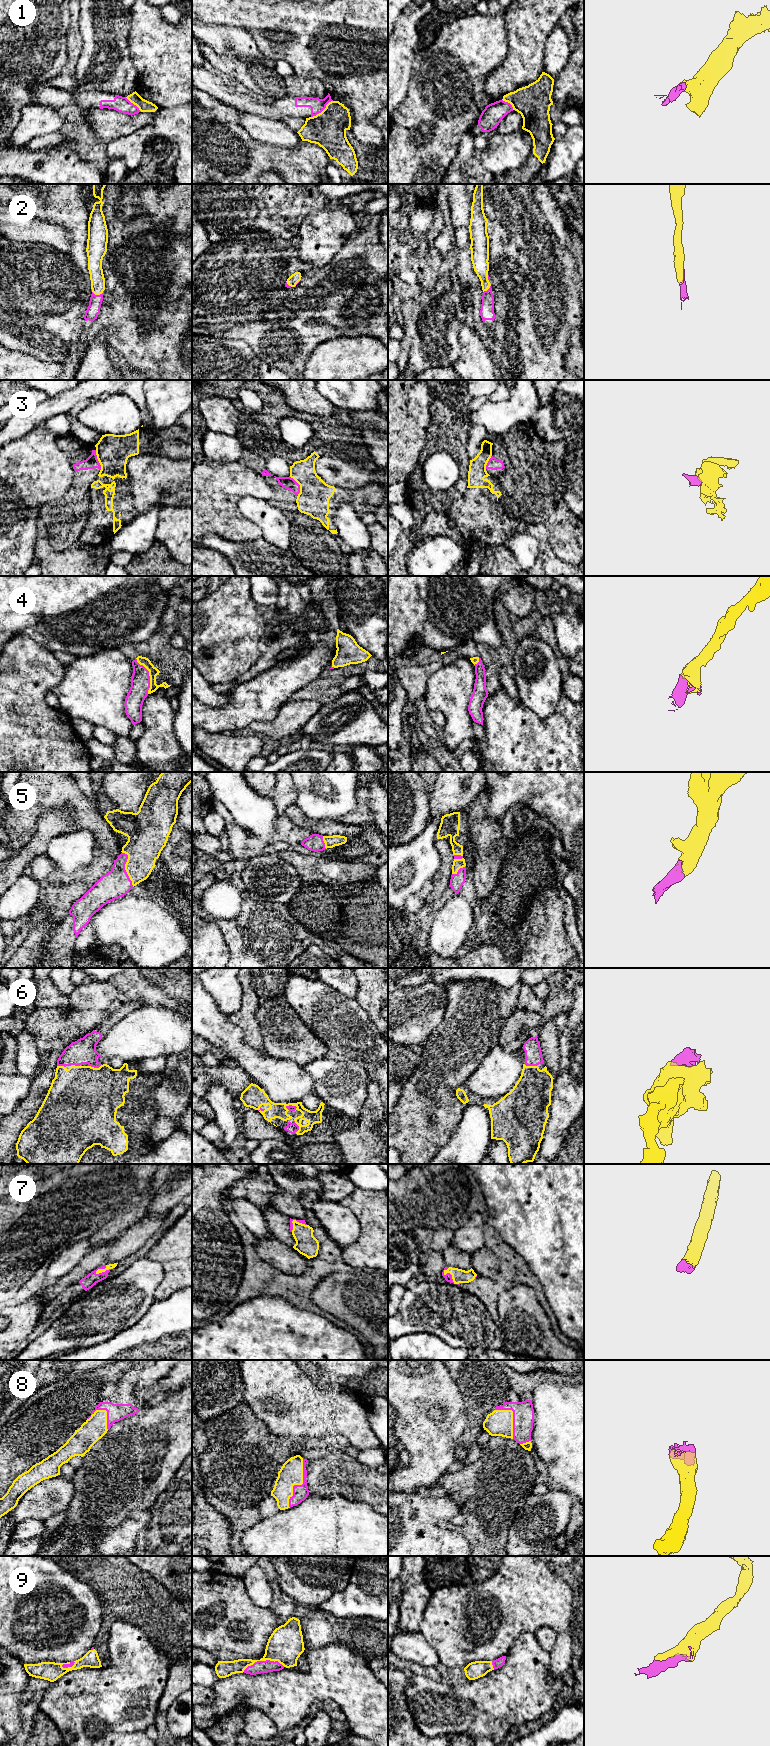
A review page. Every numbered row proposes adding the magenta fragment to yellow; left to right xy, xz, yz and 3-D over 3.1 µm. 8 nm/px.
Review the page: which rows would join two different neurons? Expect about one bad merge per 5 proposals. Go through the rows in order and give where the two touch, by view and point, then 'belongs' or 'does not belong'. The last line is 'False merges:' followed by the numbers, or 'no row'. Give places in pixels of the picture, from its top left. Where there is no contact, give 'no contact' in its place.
1: xz (323, 110) | does not belong
2: xy (98, 294) | belongs
3: xy (98, 460) | does not belong
4: xy (149, 675) | belongs
5: xy (125, 868) | belongs
6: xy (95, 1068) | belongs
7: xy (102, 1271) | belongs
8: xz (299, 1484) | belongs
9: xz (263, 1660) | belongs
False merges: 1, 3

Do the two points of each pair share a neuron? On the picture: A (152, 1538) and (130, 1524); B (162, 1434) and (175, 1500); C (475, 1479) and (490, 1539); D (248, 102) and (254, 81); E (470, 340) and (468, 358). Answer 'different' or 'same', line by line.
A: different
B: different
C: same
D: different
E: same

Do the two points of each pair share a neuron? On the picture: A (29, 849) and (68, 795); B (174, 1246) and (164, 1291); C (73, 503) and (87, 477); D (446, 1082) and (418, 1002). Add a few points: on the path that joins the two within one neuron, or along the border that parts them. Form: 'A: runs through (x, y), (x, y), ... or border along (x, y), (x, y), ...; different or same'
A: border along (73, 818), (65, 811), (47, 811), (36, 822); different
B: runs through (174, 1257), (174, 1280); same
C: runs through (77, 497), (81, 483); same
D: border along (443, 1016), (443, 1021), (423, 1045); different

